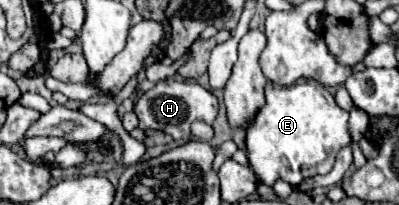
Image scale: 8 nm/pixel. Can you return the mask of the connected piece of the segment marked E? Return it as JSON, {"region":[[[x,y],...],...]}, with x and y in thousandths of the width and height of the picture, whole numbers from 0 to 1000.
{"region":[[[747,390],[727,420],[672,400],[667,507],[647,546],[637,624],[617,634],[627,810],[642,868],[672,907],[697,868],[747,907],[767,859],[822,849],[852,722],[872,702],[872,546],[842,517],[827,439],[792,390]]]}

